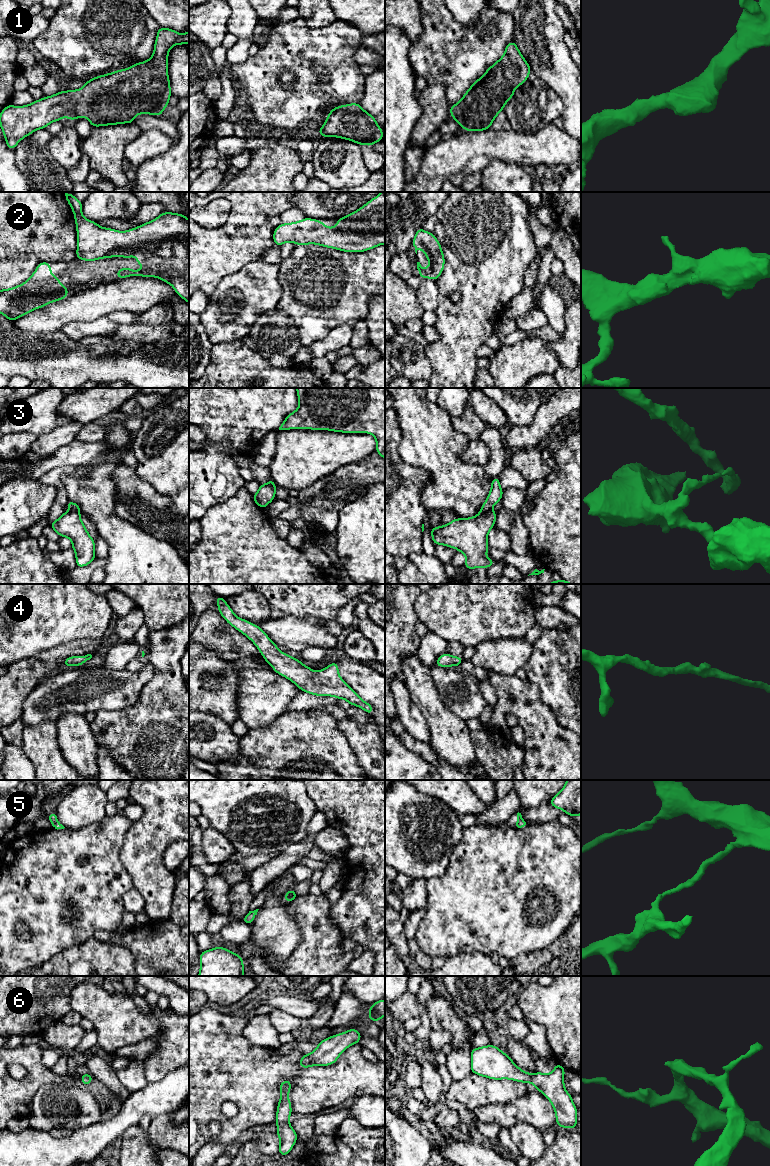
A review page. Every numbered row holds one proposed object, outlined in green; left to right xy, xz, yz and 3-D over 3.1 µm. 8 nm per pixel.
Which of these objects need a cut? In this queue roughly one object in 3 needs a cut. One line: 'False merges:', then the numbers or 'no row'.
False merges: 3

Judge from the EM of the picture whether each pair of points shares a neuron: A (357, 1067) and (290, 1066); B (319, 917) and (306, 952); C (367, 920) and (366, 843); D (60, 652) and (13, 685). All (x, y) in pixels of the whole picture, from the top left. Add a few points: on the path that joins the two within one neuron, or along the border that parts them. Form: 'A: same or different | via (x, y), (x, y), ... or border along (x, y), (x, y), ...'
A: same | via (340, 1075), (307, 1075)
B: same | via (311, 926), (311, 943)
C: same | via (367, 901), (367, 862)
D: same | via (48, 661), (25, 674)

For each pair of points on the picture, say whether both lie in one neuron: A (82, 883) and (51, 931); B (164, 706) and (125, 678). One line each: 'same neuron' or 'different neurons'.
A: same neuron
B: different neurons

